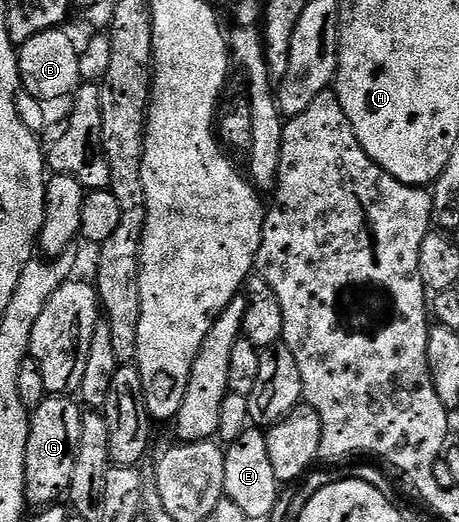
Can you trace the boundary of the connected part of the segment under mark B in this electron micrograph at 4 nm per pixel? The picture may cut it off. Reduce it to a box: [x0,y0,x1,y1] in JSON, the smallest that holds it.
[17,28,81,126]

